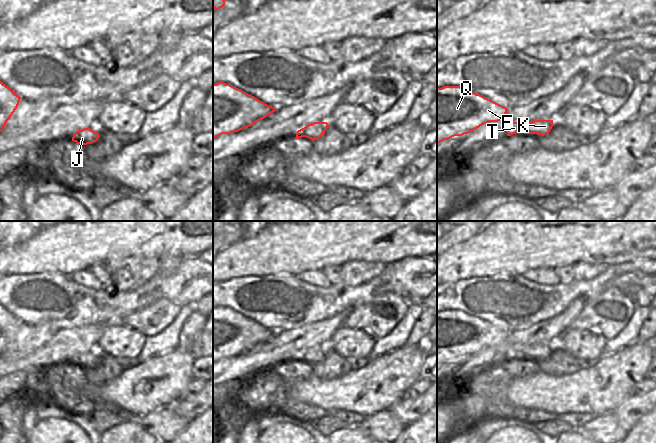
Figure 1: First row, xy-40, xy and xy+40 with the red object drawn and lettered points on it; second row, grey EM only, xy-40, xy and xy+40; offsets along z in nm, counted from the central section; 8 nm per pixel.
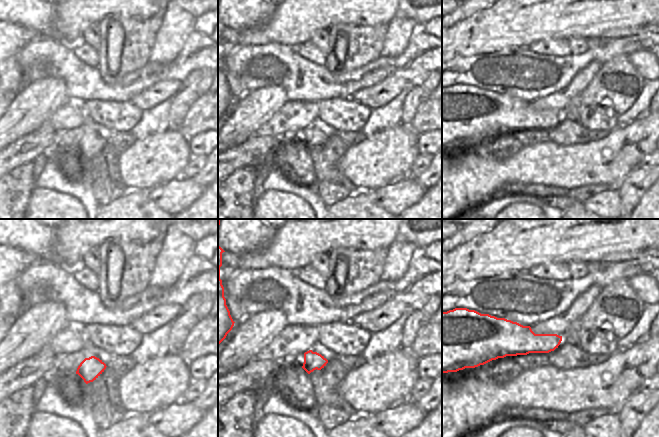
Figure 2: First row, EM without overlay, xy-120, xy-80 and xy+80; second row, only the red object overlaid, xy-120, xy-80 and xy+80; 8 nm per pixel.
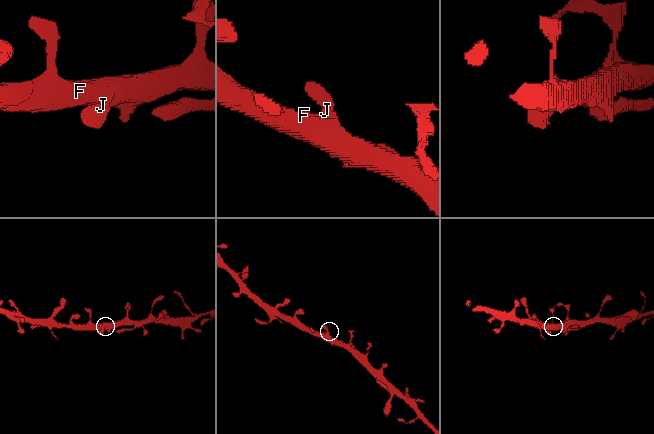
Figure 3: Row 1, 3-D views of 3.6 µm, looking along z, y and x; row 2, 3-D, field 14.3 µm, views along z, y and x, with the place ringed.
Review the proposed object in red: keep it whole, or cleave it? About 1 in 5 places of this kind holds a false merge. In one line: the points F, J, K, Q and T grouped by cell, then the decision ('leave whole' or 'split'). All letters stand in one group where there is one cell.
F J K Q T; leave whole

